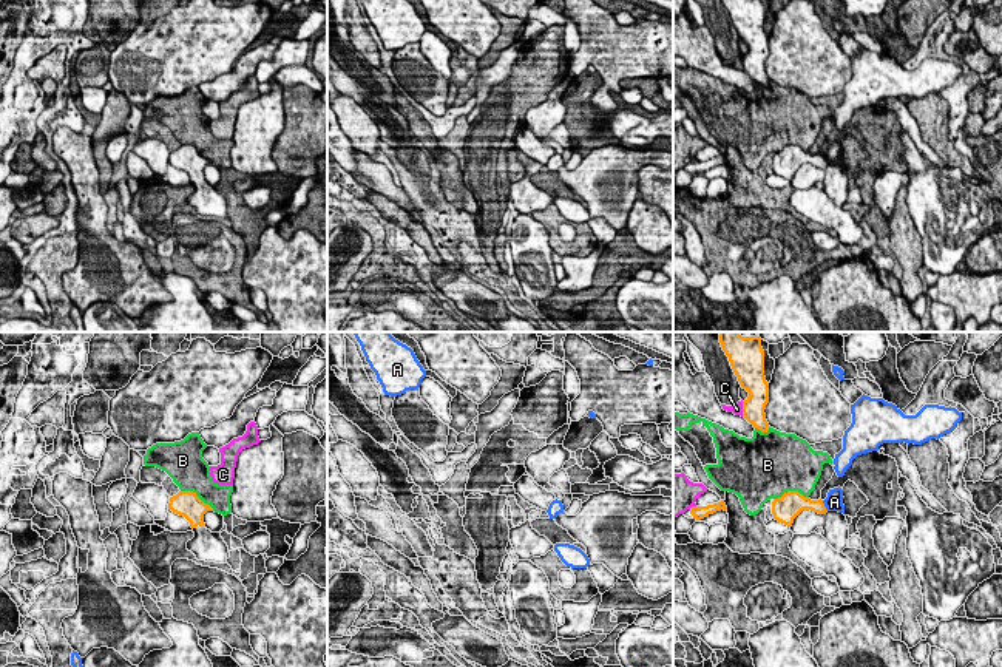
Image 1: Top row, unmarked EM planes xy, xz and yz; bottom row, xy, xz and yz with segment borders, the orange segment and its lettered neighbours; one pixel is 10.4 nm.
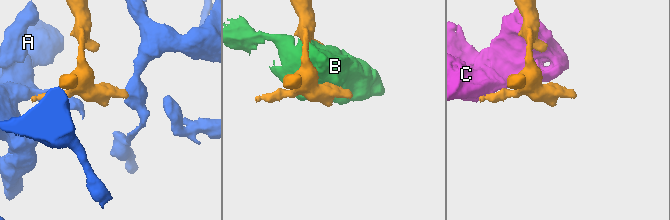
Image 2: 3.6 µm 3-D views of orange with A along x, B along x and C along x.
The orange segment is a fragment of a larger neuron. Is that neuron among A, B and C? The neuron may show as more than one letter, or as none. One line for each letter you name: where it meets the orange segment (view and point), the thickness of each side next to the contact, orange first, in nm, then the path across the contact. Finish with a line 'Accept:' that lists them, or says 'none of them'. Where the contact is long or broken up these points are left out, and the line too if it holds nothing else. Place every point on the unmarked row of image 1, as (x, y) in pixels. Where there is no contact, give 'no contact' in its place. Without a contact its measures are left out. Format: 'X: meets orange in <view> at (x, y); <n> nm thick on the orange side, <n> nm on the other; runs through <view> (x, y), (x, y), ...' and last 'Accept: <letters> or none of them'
Accept: none of them

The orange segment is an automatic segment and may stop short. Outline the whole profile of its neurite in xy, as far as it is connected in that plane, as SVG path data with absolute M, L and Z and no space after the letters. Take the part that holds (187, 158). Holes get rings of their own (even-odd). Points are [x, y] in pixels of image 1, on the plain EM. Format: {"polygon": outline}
{"polygon": "M179 145L170 151L168 164L184 170L193 182L195 191L187 196L187 204L198 215L225 218L228 201L221 191L221 187L212 187L205 182L204 168L213 162L204 157L193 145Z"}

